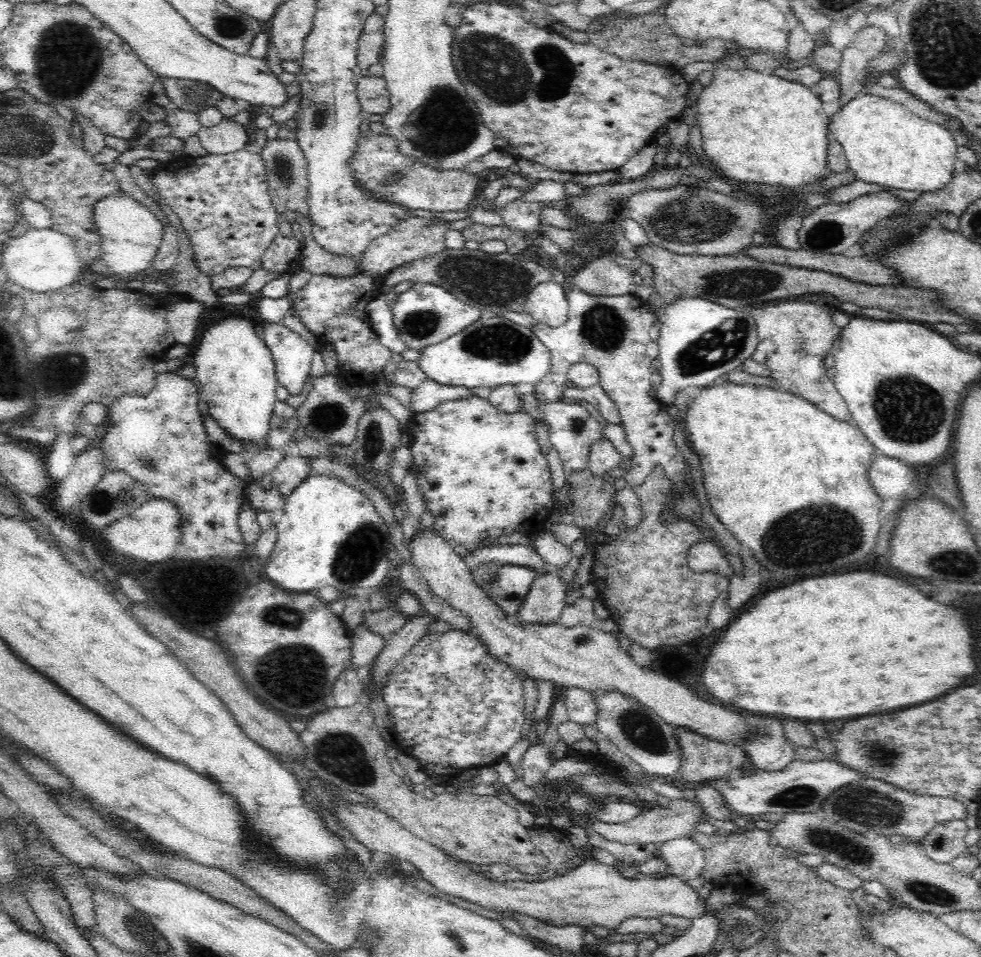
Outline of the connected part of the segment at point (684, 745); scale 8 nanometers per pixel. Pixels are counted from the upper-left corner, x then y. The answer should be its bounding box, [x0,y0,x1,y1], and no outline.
[676,728,732,784]

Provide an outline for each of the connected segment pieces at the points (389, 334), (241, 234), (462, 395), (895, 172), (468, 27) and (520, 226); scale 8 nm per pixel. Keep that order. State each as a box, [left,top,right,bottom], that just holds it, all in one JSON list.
[[366,292,406,354],[152,149,279,276],[411,379,475,413],[829,93,957,192],[452,4,690,174],[501,199,547,232]]

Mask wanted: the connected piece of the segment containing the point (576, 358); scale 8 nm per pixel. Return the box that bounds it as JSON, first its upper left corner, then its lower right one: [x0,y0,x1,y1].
[531,286,705,530]

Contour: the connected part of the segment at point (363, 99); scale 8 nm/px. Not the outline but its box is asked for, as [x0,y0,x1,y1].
[356,76,390,115]

